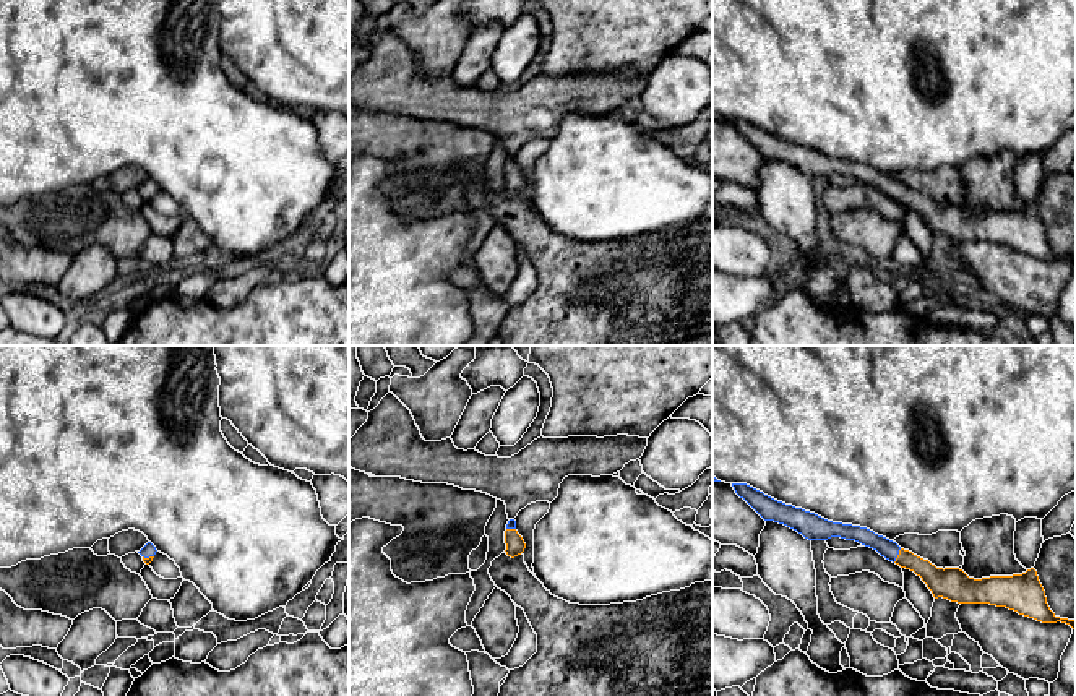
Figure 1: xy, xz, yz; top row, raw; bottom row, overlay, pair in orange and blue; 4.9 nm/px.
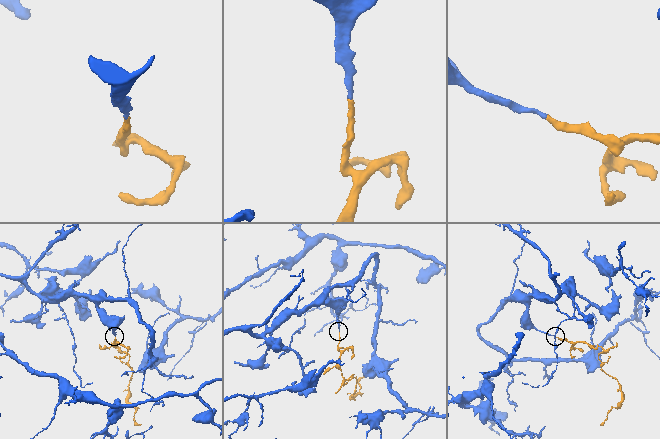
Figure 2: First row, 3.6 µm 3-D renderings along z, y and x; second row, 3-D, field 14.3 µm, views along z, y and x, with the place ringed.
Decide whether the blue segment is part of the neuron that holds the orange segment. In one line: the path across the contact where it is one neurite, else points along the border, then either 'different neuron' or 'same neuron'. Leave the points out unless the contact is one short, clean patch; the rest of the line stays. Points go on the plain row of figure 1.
across yz (940, 218), (924, 205), (898, 192), (888, 185) | same neuron

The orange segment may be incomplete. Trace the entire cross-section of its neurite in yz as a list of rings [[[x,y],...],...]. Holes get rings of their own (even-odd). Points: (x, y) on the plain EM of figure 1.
[[[732,120],[732,123],[764,157],[784,161],[808,177],[841,174],[876,187],[886,196],[920,213],[935,235],[1006,243],[1042,260],[1061,258],[1076,266],[1076,256],[1060,255],[1050,247],[1034,204],[1022,211],[974,216],[959,204],[936,204],[928,196],[867,164],[828,157],[815,149],[777,138],[747,120]]]

